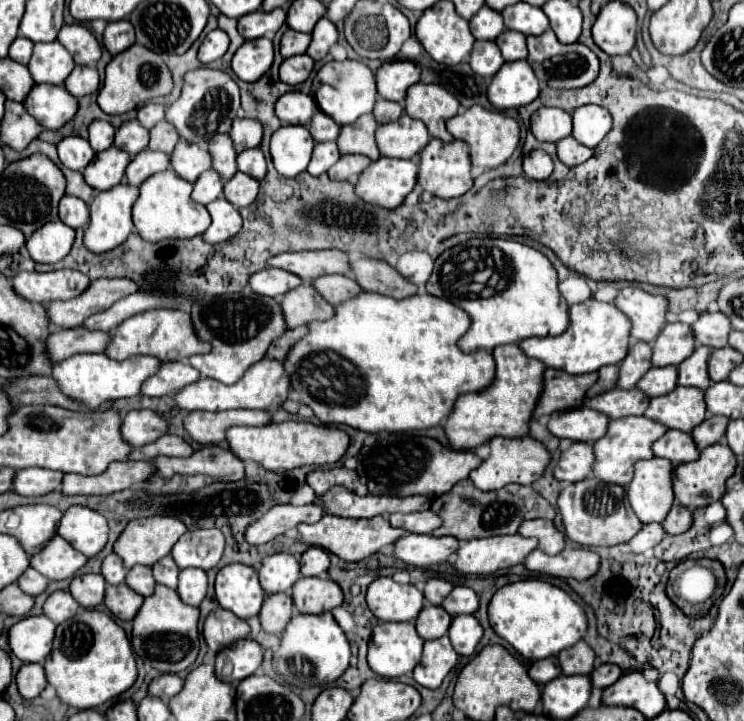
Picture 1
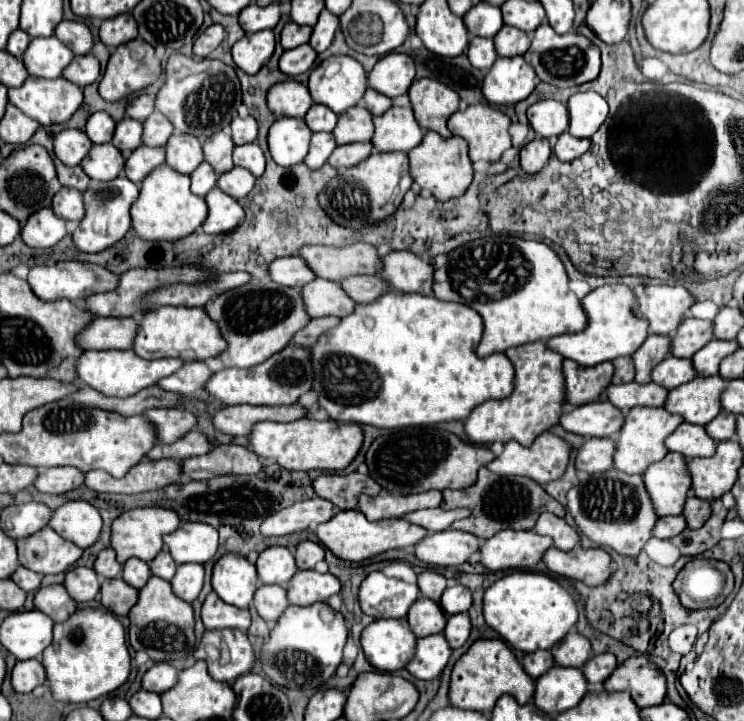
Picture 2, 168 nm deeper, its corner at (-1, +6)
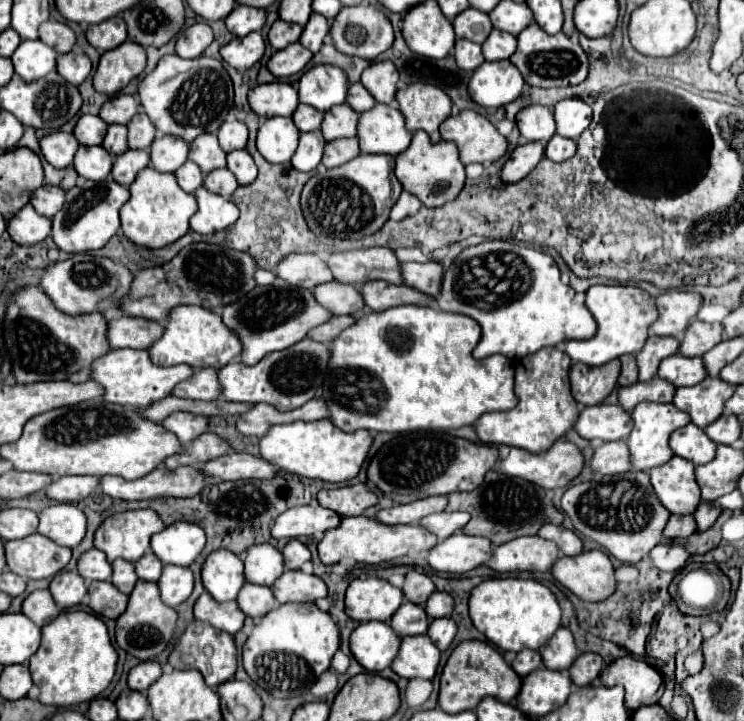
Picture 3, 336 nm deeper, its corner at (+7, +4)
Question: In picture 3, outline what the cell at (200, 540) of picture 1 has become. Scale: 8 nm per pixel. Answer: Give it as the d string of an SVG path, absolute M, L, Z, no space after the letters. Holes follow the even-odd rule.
M187 521L173 523L151 537L151 549L163 565L189 567L205 547L205 531Z

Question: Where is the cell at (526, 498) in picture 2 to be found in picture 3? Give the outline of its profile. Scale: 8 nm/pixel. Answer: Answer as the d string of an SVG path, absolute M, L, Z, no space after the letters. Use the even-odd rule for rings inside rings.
M489 471L483 483L471 493L451 493L447 495L449 503L445 511L467 511L471 513L471 521L461 529L465 535L481 535L487 537L493 547L511 541L521 535L535 535L543 523L561 523L563 513L551 501L549 491L539 485L533 485L525 479L507 479L497 471Z

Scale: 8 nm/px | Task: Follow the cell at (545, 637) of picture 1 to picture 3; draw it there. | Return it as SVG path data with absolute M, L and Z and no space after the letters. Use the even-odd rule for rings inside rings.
M505 577L505 579L487 579L479 583L469 597L469 615L473 625L499 649L515 651L521 649L539 649L545 645L551 635L561 627L561 607L543 583L535 579L519 579L519 577Z

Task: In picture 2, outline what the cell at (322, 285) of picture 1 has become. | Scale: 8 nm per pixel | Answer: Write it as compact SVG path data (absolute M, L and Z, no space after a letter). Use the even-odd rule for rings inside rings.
M355 275L339 283L345 293L357 303L371 303L373 299L379 299L385 291L389 291L389 283L385 283L385 279L381 279L379 275Z

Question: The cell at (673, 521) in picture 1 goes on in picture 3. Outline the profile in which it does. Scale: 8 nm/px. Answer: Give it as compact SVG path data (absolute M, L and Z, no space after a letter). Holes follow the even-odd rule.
M713 501L713 503L699 503L695 513L693 513L695 523L697 523L697 531L709 529L715 523L715 519L719 517L719 513L721 513L721 507L719 507L717 501Z

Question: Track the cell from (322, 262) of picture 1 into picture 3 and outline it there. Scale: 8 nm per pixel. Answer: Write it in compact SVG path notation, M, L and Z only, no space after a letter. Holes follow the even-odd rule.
M389 247L353 249L343 253L331 253L325 263L329 265L333 279L349 285L359 285L373 279L401 285L399 261Z

